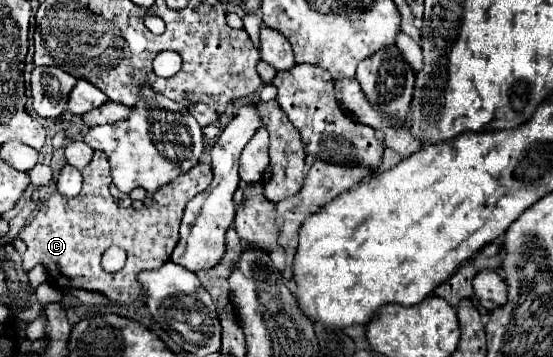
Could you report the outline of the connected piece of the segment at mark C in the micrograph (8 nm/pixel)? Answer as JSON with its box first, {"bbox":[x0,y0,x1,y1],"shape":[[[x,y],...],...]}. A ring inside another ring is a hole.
{"bbox":[17,150,213,302],"shape":[[[97,150],[95,156],[93,156],[93,160],[81,172],[83,172],[83,190],[79,192],[79,196],[65,198],[59,192],[51,194],[49,200],[43,202],[41,210],[37,212],[37,216],[19,230],[17,236],[21,236],[21,240],[27,244],[27,252],[23,254],[23,270],[29,272],[37,264],[45,266],[45,270],[47,270],[47,282],[53,288],[57,288],[57,290],[77,288],[77,290],[99,292],[99,294],[103,294],[103,296],[107,296],[109,300],[115,300],[115,302],[135,302],[135,300],[145,302],[145,296],[147,294],[145,294],[143,286],[137,280],[139,272],[159,268],[159,266],[163,266],[169,260],[169,254],[173,252],[173,248],[179,242],[179,224],[181,224],[181,218],[183,218],[183,208],[185,208],[185,204],[193,196],[197,196],[199,192],[203,192],[203,190],[209,188],[209,184],[213,180],[213,170],[211,170],[209,164],[199,162],[189,172],[185,172],[179,178],[175,178],[173,182],[161,186],[153,194],[151,204],[149,206],[143,206],[139,210],[137,208],[123,208],[111,196],[111,192],[109,192],[109,186],[111,186],[109,162],[107,162],[107,158],[105,158],[103,152]],[[109,246],[121,246],[127,252],[127,264],[125,264],[125,268],[121,272],[109,274],[109,272],[101,270],[101,256],[103,256],[103,252]]]}

